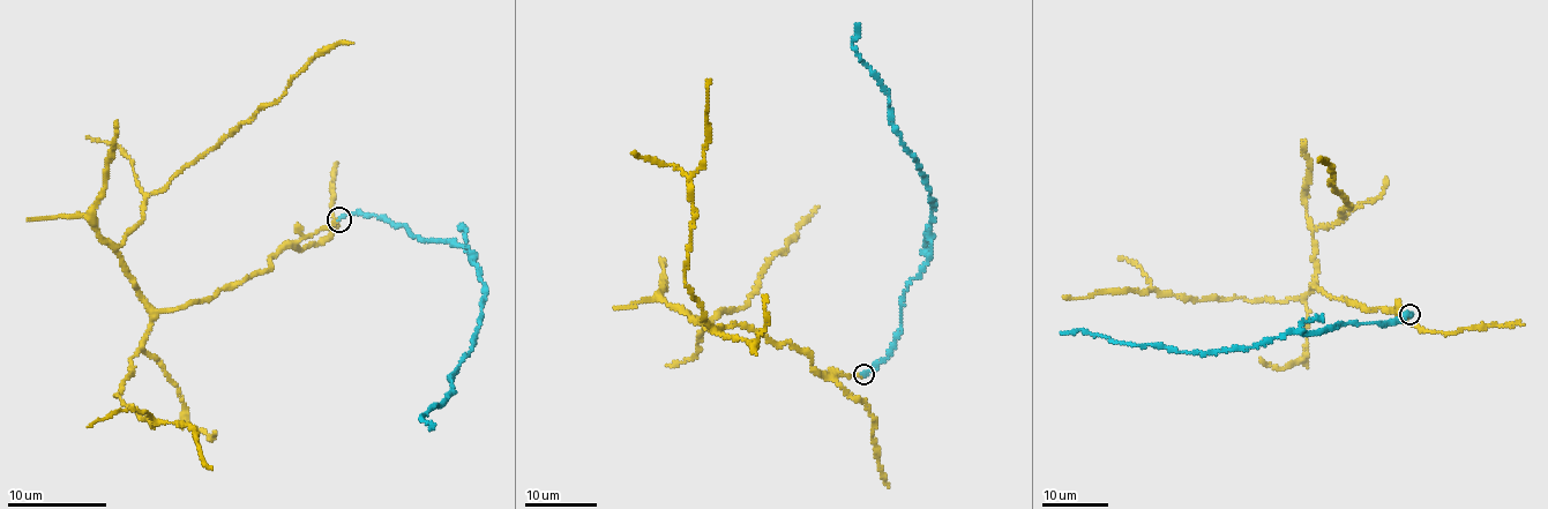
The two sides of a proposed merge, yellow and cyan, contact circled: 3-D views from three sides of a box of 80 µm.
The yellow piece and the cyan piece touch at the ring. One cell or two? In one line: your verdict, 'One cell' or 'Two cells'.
One cell

